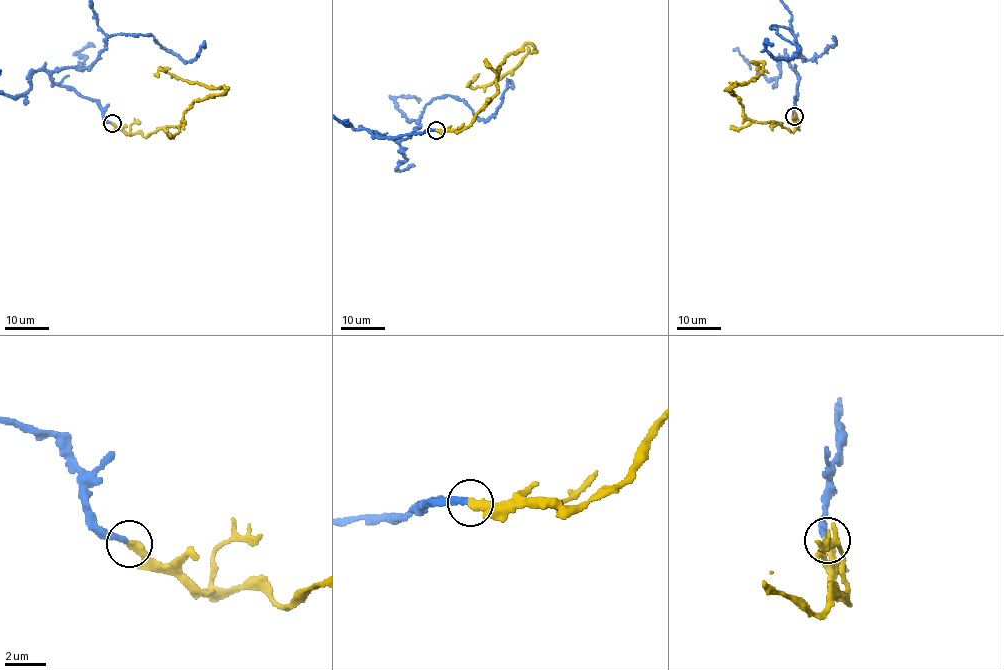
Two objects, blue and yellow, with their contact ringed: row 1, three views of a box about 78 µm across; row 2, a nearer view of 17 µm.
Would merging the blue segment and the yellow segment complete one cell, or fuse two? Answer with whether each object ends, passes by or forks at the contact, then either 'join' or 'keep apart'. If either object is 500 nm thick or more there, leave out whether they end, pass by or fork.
blue ends | yellow ends | join

